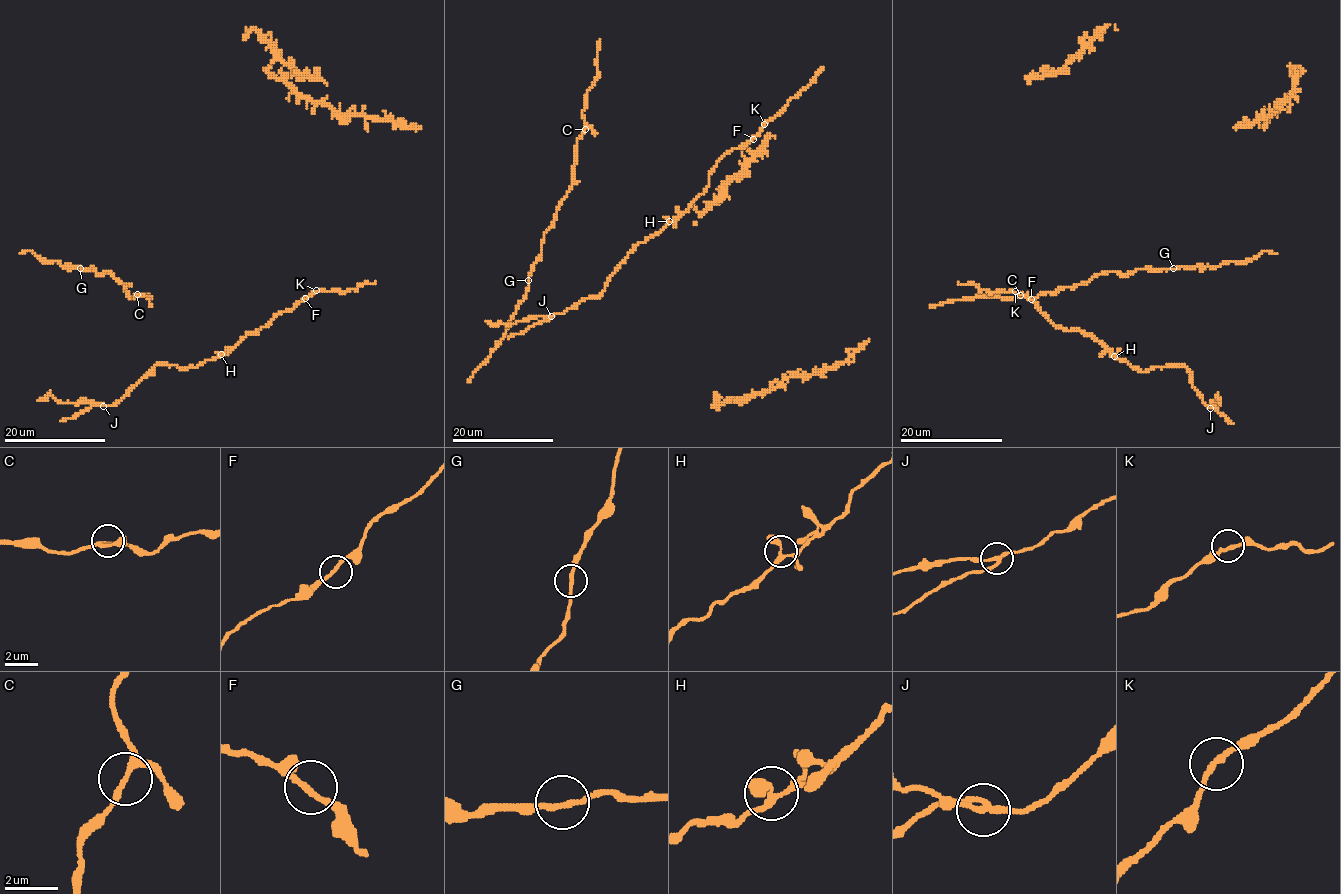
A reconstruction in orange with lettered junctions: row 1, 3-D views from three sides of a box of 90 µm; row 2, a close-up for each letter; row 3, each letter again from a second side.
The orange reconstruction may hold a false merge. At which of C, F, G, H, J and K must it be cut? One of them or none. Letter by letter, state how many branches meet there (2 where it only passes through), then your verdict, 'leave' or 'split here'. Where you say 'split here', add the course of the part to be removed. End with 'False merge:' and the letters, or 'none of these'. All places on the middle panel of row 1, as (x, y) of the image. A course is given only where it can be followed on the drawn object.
C: 3 | leave
F: 2 | leave
G: 2 | leave
H: 3 | leave
J: 3 | split here | (551, 317), (534, 317), (506, 324), (486, 322)
K: 2 | leave
False merge: J

